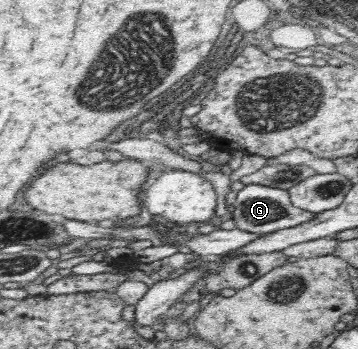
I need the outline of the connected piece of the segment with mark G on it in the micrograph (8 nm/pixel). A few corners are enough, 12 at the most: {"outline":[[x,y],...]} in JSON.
{"outline":[[247,184],[237,193],[237,229],[270,234],[311,220],[288,191]]}

